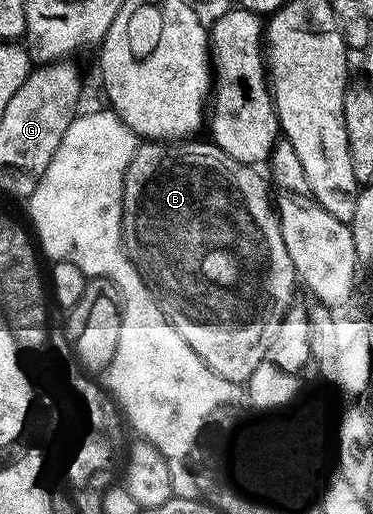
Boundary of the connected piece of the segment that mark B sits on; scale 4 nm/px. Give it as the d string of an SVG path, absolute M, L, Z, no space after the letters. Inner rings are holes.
M184 139L182 141L149 141L144 140L142 144L138 146L133 155L133 159L129 163L129 167L125 171L125 179L123 180L123 249L127 252L127 258L133 263L133 267L137 267L137 271L141 275L141 279L149 287L151 292L151 297L159 306L161 311L169 319L169 323L173 323L173 327L177 331L177 335L181 335L181 339L185 339L185 343L189 343L189 347L193 347L193 351L197 351L197 355L201 355L203 362L207 364L213 371L217 371L217 375L221 375L221 379L229 379L236 383L246 383L250 376L253 375L253 371L256 370L257 365L265 357L269 345L273 342L274 335L277 331L278 325L281 323L284 315L287 313L288 309L293 305L293 299L291 295L297 288L297 278L295 274L295 269L292 259L289 259L289 254L285 249L285 242L281 237L281 227L279 226L279 215L276 212L276 206L273 204L273 195L267 190L269 188L268 182L265 180L263 182L263 177L258 172L258 168L252 167L250 165L243 165L237 159L233 159L229 155L225 155L221 151L221 147L217 147L210 140L204 139L204 141L199 141L200 139Z

